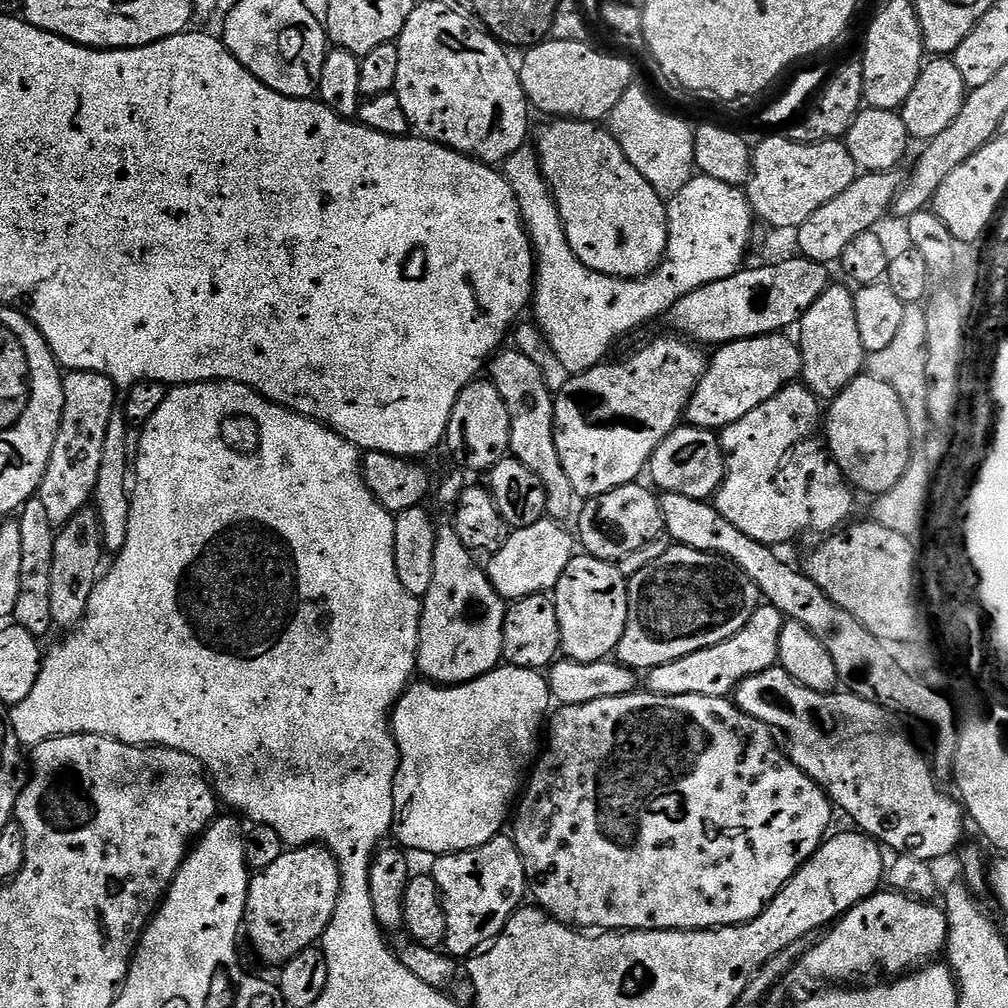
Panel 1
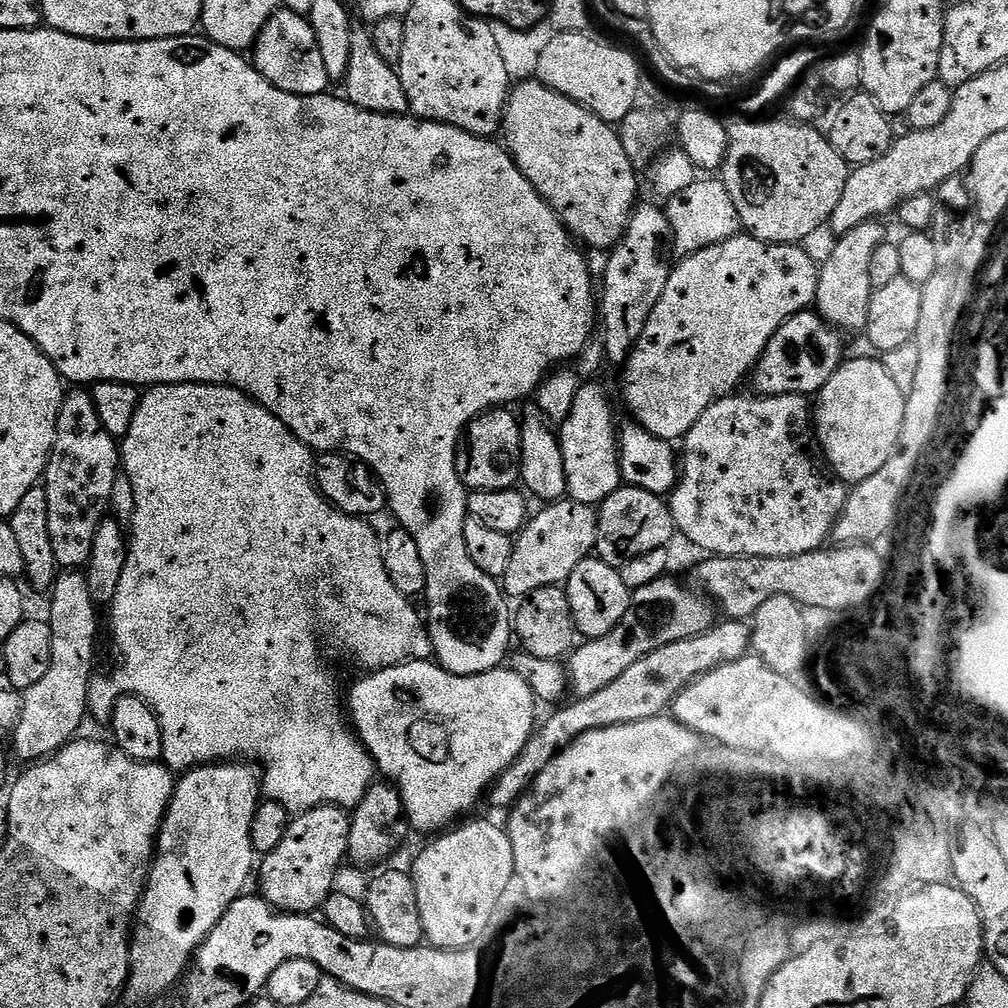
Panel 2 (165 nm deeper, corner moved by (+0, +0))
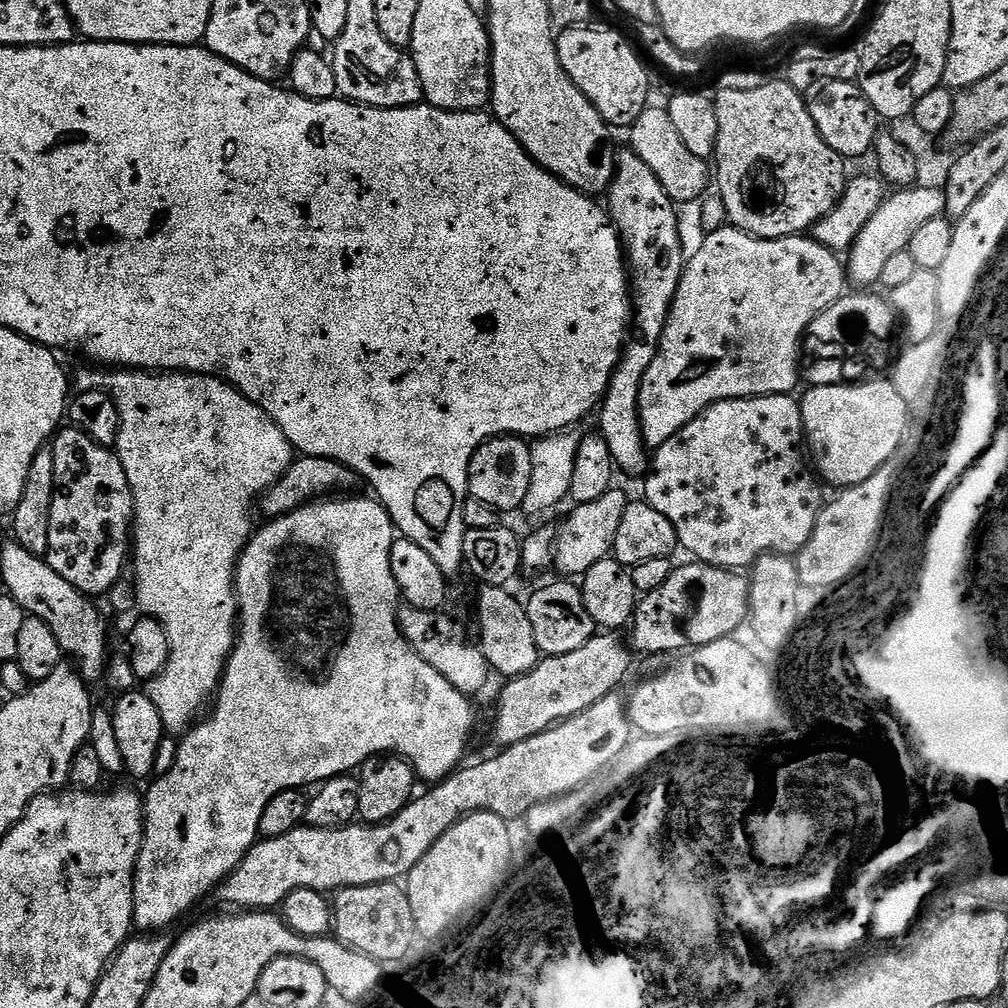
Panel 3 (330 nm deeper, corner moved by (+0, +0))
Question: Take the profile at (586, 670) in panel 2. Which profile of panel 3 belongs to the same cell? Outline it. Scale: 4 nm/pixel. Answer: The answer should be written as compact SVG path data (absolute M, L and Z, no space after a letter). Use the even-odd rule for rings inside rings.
M594 635L590 638L590 642L586 642L586 646L578 646L578 650L570 650L570 654L565 656L544 656L540 664L534 666L534 670L511 677L496 700L496 721L492 724L492 736L500 743L499 747L505 749L512 744L526 742L526 738L542 734L553 724L568 720L574 714L582 714L582 710L594 706L594 702L613 695L619 689L616 687L627 678L628 671L632 668L633 656L631 651L628 653L624 649L623 642L616 636L619 635Z

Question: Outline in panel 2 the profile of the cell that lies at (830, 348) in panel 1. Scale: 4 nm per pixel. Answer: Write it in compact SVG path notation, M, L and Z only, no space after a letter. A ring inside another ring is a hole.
M876 220L854 226L854 230L839 237L834 254L825 264L819 265L820 277L814 308L825 324L841 333L863 333L867 329L870 298L874 291L870 282L870 258L874 258L874 250L884 243L884 231L885 225Z

